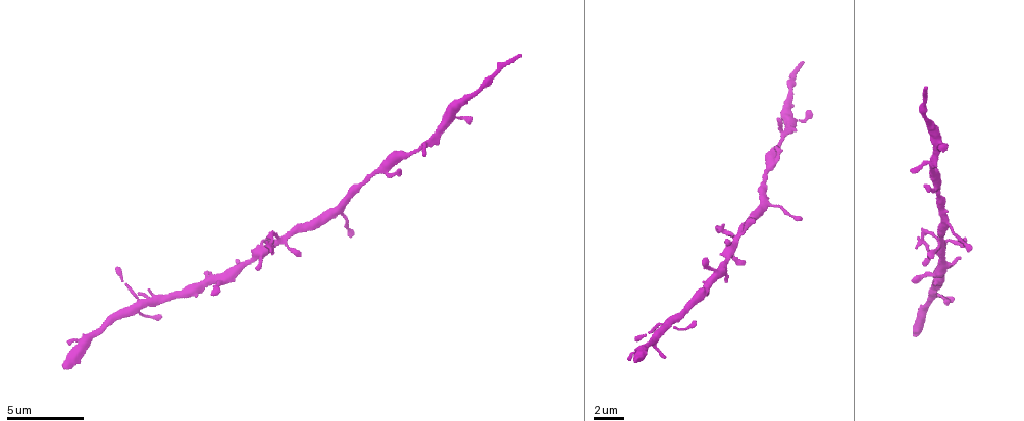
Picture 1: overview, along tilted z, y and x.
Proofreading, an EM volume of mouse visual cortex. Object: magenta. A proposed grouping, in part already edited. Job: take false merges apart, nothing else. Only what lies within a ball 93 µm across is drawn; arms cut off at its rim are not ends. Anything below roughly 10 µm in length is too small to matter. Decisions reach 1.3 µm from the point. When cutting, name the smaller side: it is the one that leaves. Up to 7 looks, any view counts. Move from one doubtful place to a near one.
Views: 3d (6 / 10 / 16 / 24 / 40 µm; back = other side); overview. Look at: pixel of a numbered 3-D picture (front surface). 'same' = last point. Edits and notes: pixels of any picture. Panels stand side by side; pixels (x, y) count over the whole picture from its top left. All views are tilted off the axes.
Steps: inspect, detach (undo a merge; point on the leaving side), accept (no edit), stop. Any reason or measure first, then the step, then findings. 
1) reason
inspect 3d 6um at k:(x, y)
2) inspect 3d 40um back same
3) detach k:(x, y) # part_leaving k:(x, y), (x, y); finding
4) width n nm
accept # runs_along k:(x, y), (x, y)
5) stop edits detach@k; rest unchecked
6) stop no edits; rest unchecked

inspect 3d 10um at 1:(297, 225)

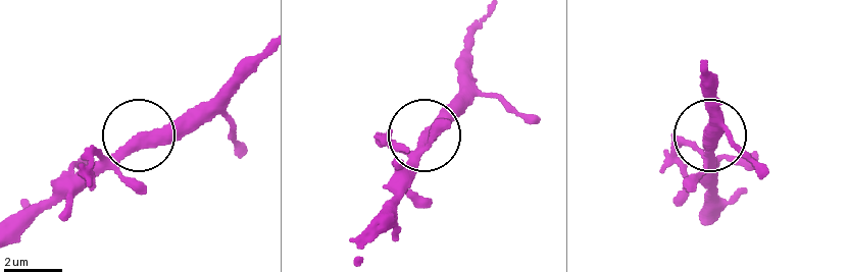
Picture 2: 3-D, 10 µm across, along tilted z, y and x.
inspect 3d 10um back at 2:(142, 135)

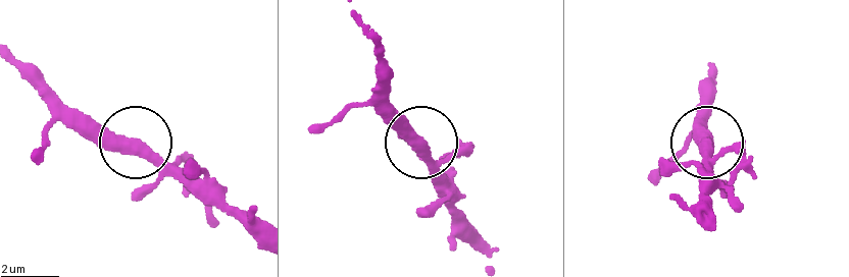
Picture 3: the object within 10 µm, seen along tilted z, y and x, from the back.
width 380 nm
accept # runs_along 3:(133, 149), (61, 104); continuous, no second cell

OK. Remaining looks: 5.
thin neck
inspect 3d 6um at 1:(943, 260)

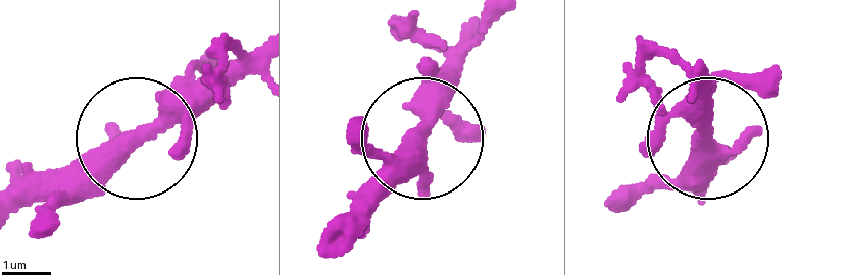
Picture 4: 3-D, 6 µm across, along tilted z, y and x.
accept # runs_along 4:(252, 59), (13, 214); all the same cell

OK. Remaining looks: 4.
thin neck
inspect 3d 10um at 1:(764, 180)

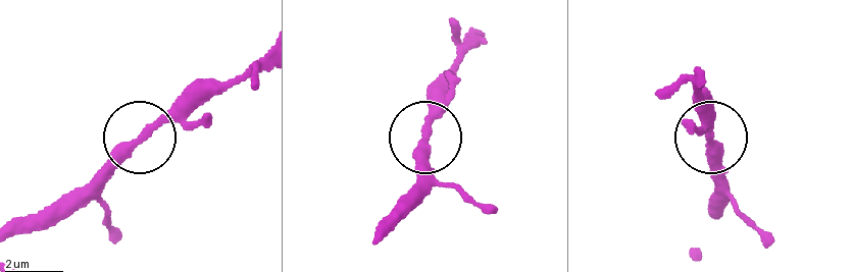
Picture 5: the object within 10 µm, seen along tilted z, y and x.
accept # runs_along 5:(22, 230), (84, 187), (127, 144), (213, 84); one cell here

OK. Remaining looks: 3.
calibre changes
inspect 3d 6um at 1:(790, 128)

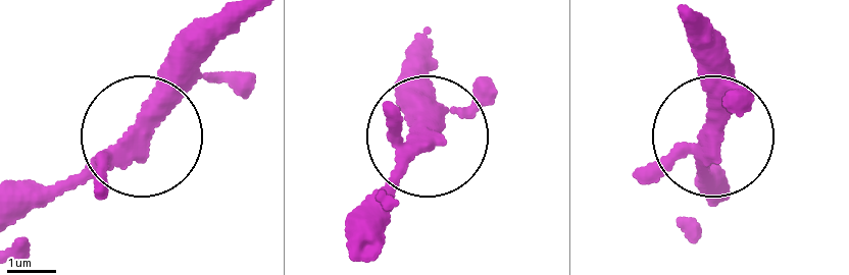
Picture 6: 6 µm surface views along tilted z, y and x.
width 360 nm
accept # runs_along 6:(719, 204), (709, 112), (730, 51); one cell here

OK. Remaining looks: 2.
stop no edits; rest unchecked

